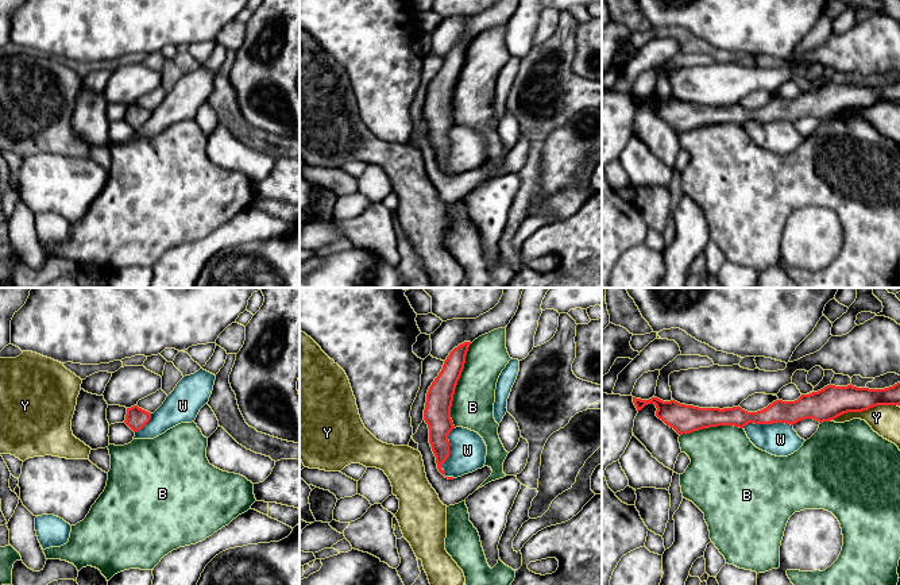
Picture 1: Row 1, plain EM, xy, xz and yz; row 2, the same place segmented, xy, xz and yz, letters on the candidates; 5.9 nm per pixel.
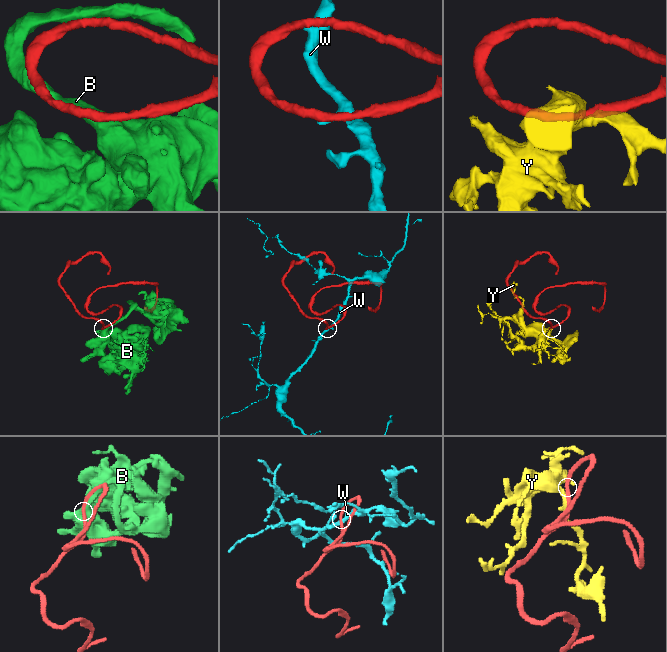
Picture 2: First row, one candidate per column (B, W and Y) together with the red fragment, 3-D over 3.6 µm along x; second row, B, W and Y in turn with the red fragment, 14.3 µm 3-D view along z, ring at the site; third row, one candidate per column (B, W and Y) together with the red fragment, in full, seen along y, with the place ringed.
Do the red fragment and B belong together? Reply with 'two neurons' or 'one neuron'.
one neuron

